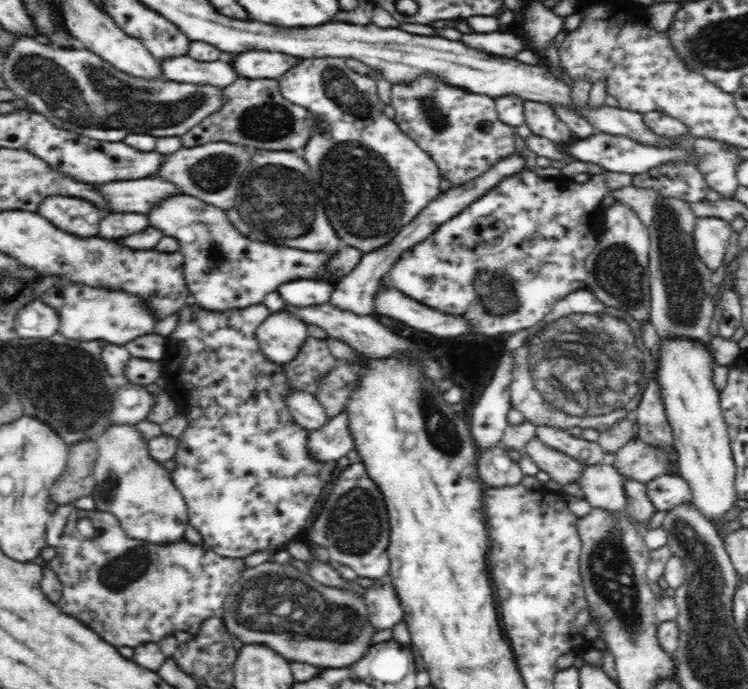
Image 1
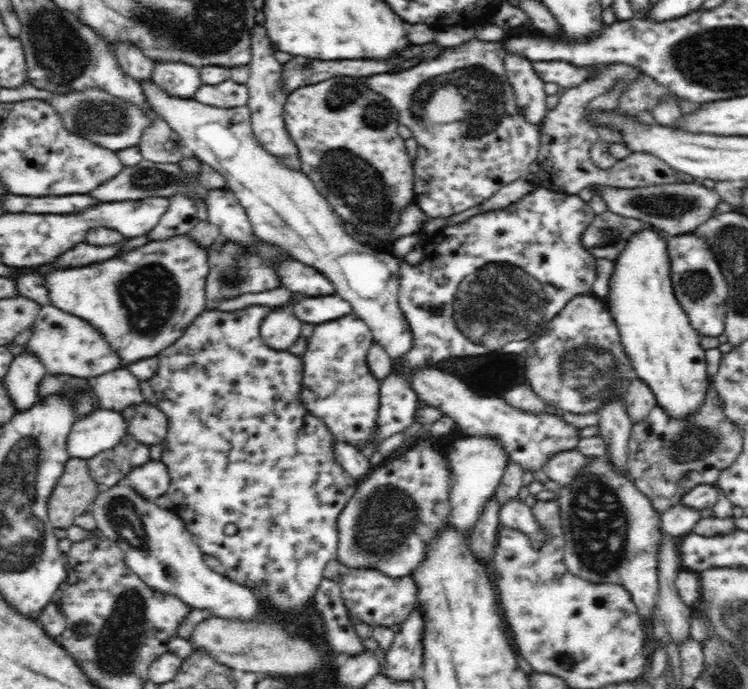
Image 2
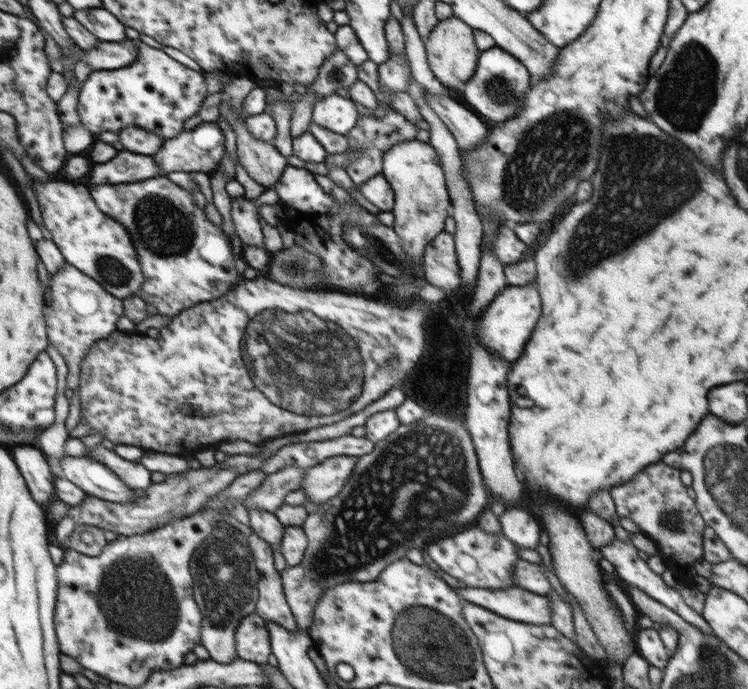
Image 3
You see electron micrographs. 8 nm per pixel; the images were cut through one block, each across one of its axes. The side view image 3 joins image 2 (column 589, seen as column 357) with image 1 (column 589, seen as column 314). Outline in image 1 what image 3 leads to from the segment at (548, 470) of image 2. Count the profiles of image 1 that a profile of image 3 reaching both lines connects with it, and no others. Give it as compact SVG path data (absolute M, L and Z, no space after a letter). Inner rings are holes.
M610 461L586 465L577 483L583 498L592 507L606 509L610 513L624 512L626 508L626 487L624 478Z

